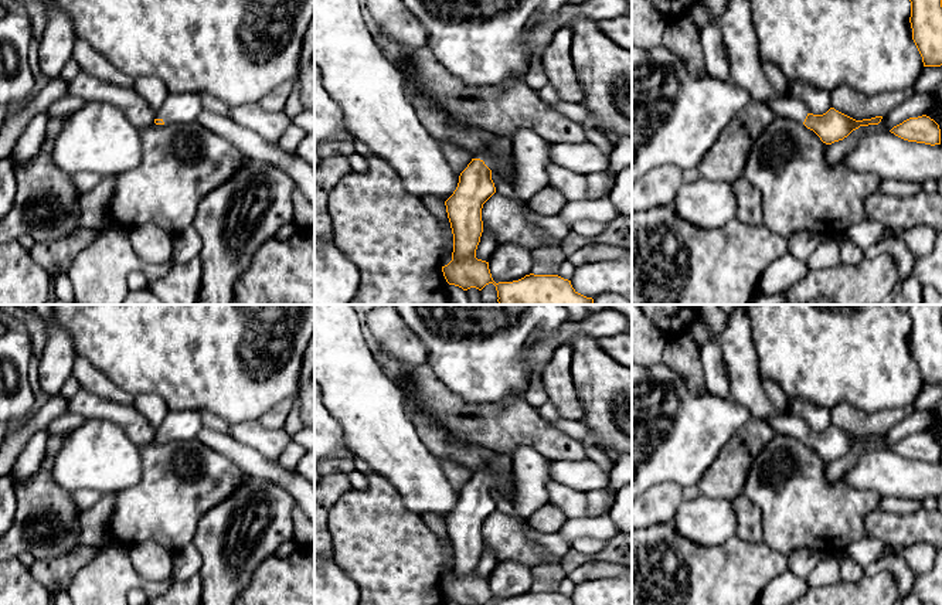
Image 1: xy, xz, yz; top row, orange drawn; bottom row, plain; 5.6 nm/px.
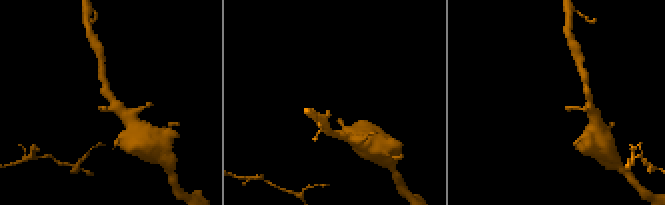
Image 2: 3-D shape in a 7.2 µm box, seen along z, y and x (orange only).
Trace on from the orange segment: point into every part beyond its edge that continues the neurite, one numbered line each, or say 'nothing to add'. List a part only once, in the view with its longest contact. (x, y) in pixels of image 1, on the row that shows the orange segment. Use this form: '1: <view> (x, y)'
1: xz (497, 157)

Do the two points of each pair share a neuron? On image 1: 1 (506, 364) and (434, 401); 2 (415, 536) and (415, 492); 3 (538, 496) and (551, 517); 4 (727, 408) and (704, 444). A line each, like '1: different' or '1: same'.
1: different
2: different
3: different
4: same

